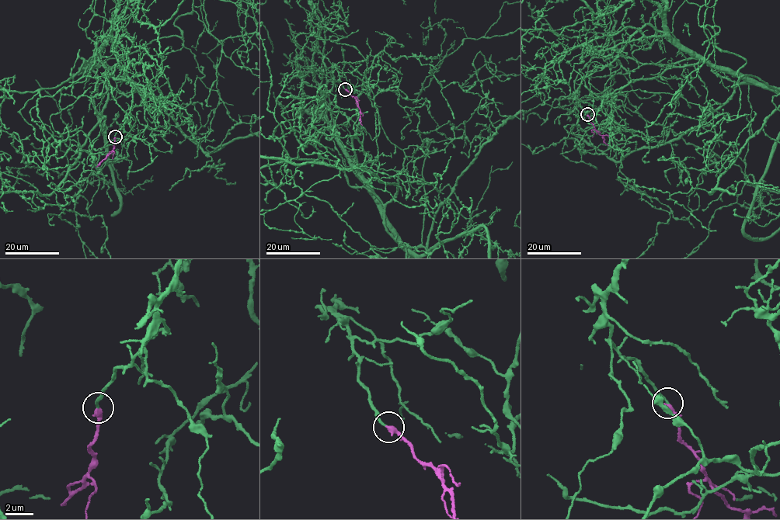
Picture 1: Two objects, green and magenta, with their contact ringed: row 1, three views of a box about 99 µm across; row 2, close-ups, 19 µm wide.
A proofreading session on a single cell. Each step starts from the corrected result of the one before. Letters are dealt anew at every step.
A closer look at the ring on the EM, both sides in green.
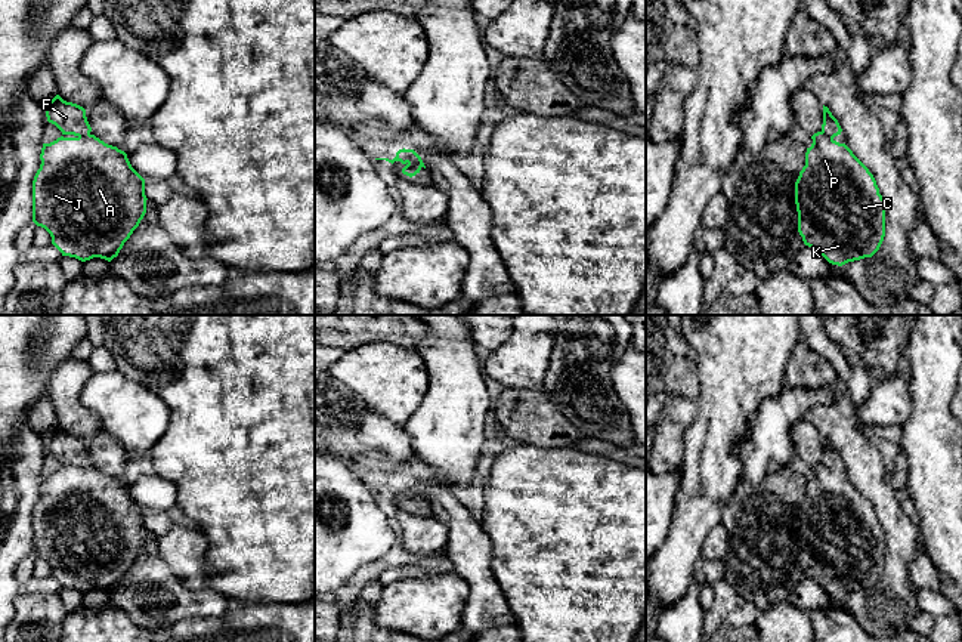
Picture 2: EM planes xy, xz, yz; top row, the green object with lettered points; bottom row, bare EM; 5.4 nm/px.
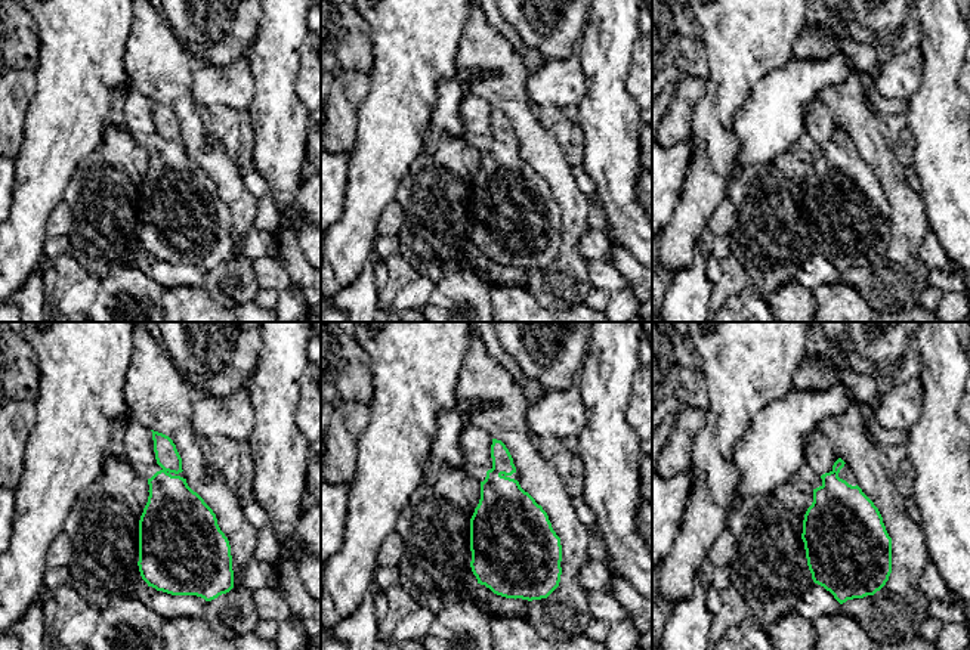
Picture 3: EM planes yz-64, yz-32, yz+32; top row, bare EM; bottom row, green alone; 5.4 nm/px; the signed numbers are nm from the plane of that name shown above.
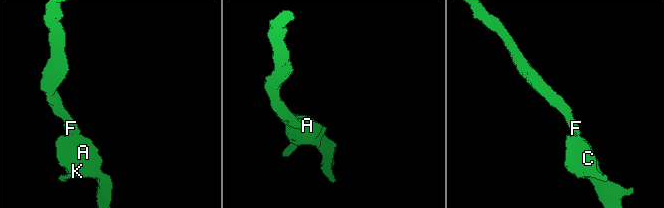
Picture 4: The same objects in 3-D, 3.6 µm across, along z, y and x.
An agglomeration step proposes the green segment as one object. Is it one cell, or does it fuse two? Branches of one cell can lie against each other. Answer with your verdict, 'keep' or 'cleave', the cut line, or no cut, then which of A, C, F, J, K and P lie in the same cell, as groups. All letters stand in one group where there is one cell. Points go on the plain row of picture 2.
keep | no cut | A C F J K P

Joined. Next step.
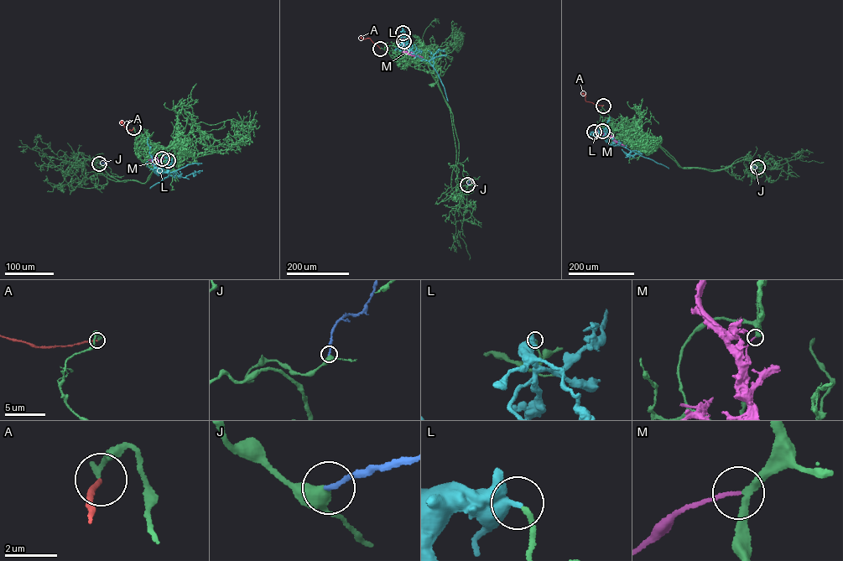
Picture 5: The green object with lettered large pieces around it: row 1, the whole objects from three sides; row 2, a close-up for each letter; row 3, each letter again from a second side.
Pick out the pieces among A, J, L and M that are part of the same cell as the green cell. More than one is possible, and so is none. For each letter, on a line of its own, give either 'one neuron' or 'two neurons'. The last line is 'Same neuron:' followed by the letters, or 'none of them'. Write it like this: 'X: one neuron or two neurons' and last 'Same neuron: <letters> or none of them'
A: two neurons
J: two neurons
L: two neurons
M: two neurons
Same neuron: none of them

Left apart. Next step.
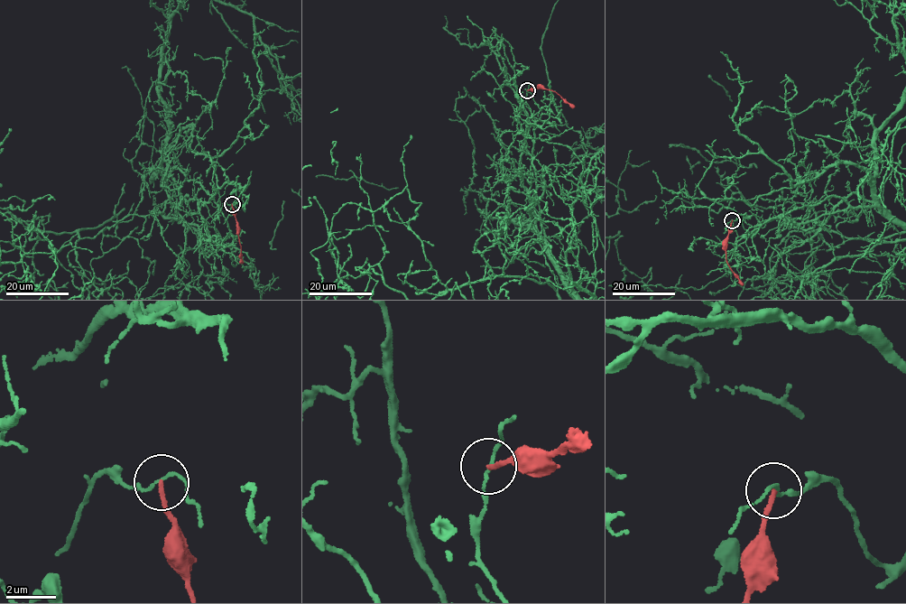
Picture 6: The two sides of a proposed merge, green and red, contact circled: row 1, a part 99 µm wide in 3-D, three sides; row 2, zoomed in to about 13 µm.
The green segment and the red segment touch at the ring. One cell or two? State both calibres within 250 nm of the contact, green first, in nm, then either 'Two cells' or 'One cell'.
Thickness 100 nm (green) against 180 nm. Two cells

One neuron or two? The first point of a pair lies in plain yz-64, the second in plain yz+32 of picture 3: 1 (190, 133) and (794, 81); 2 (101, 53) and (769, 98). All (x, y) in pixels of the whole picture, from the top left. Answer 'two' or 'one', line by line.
1: two
2: two

